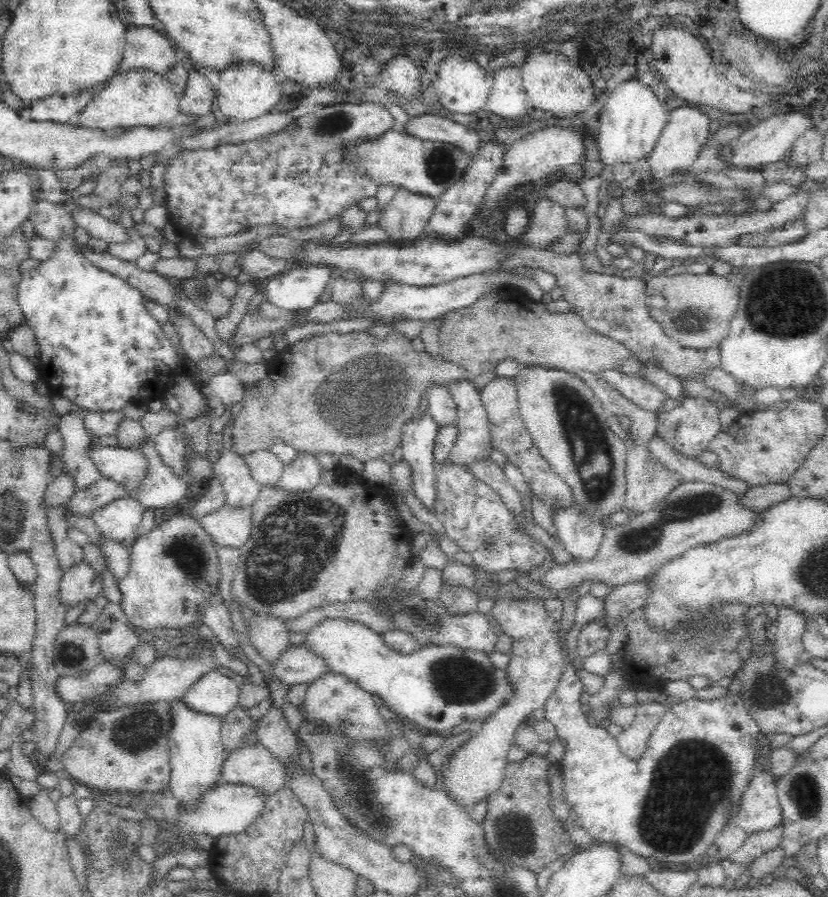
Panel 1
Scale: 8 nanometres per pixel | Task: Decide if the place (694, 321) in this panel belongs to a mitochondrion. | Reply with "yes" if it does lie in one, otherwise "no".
yes

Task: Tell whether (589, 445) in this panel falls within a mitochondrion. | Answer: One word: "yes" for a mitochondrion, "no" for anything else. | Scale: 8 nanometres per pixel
yes

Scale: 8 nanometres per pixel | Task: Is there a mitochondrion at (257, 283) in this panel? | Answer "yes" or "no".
no

